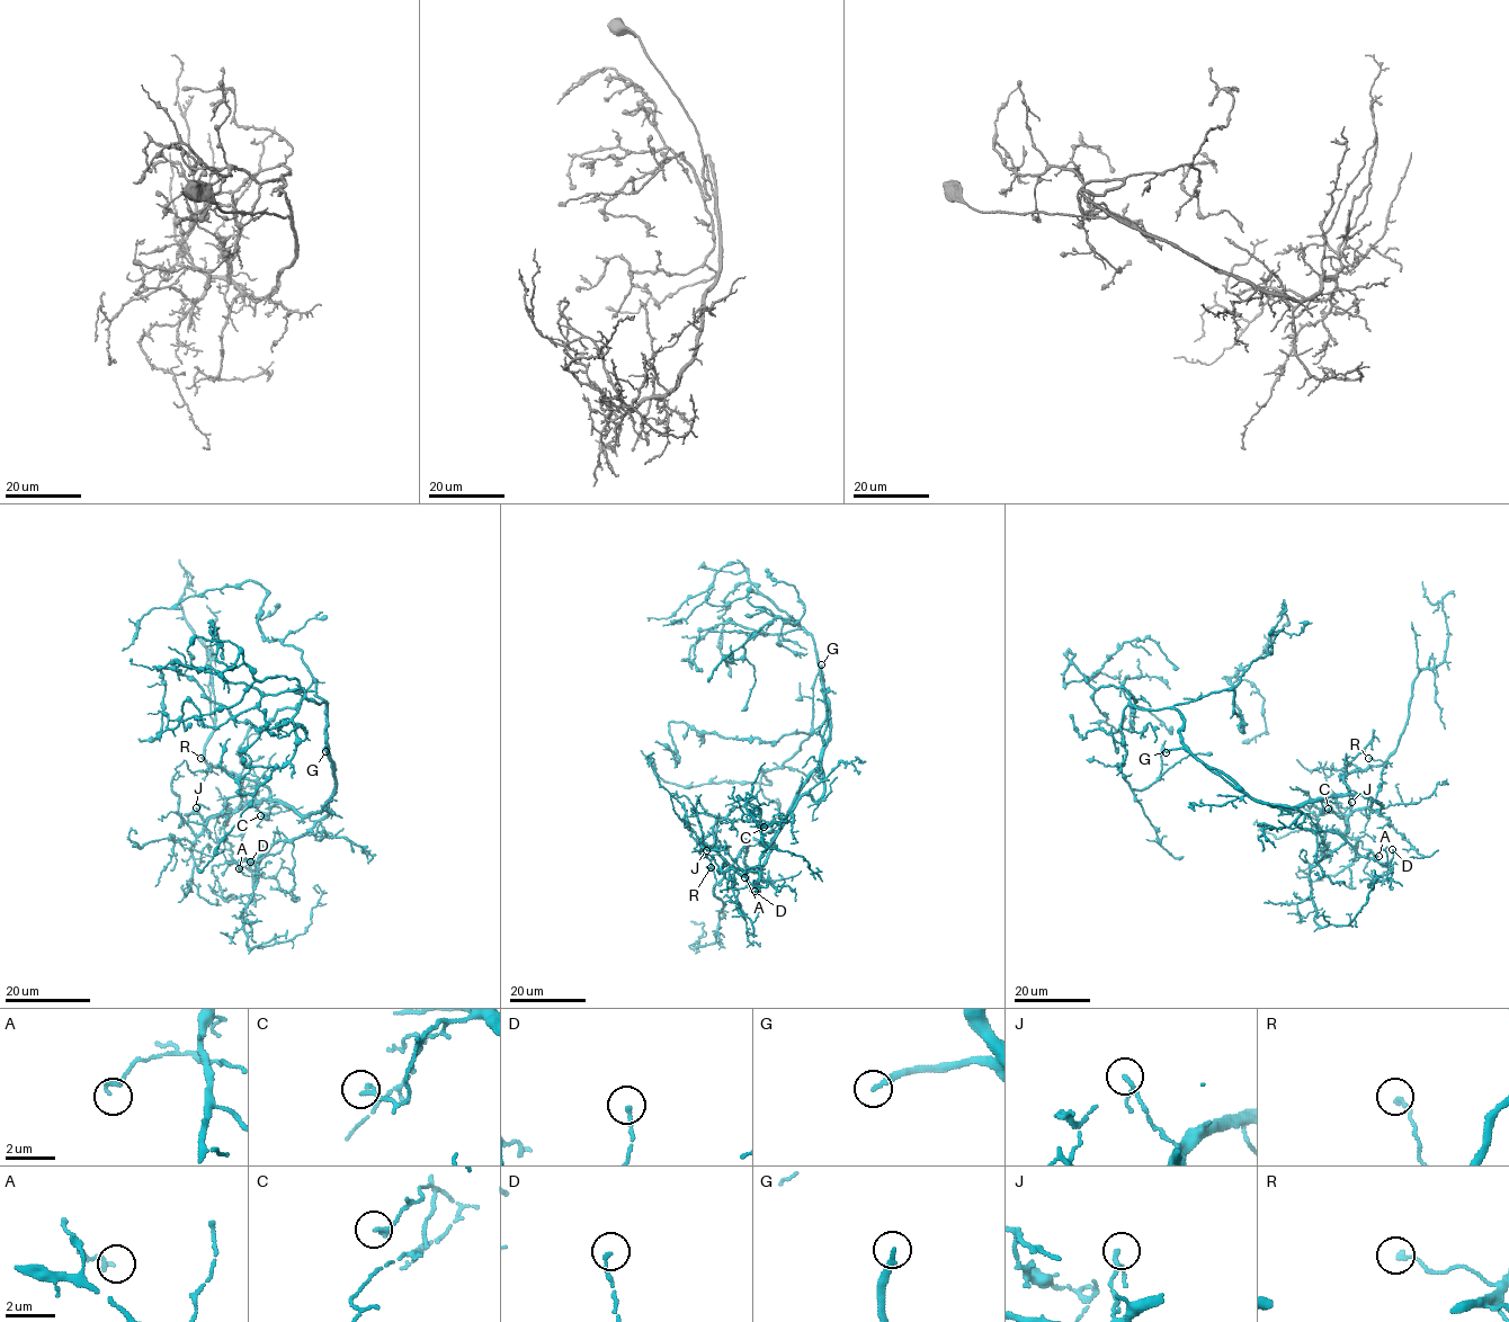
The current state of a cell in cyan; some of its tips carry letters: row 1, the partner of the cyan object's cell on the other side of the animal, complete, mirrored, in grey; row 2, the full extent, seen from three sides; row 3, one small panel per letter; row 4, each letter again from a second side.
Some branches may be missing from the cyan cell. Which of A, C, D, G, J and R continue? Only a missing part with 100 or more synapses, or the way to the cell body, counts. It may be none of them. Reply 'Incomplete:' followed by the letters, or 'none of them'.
Incomplete: G

